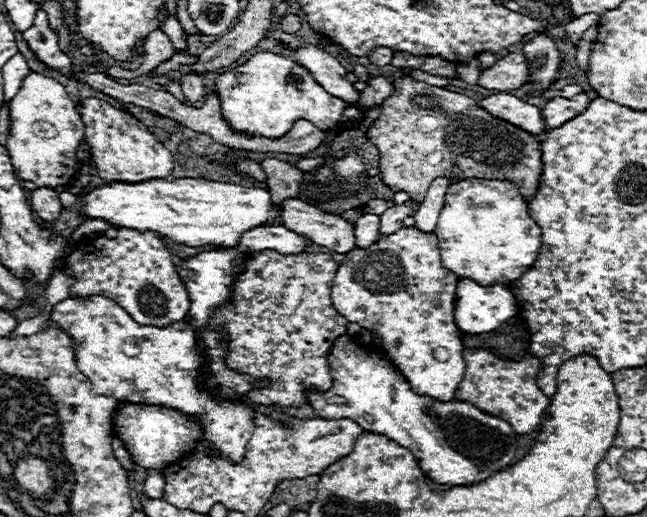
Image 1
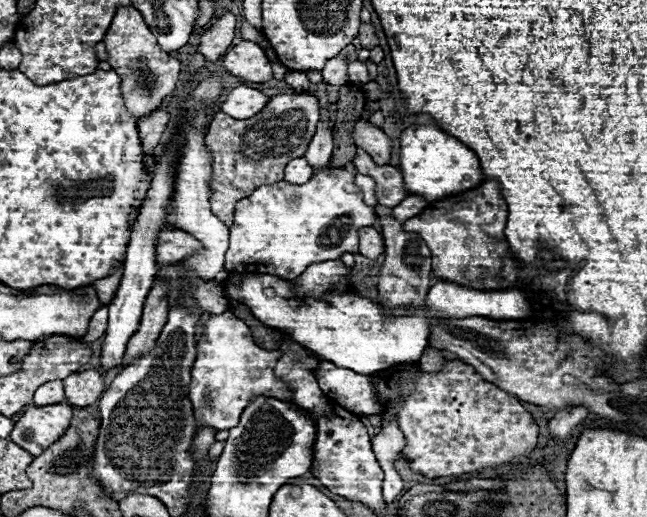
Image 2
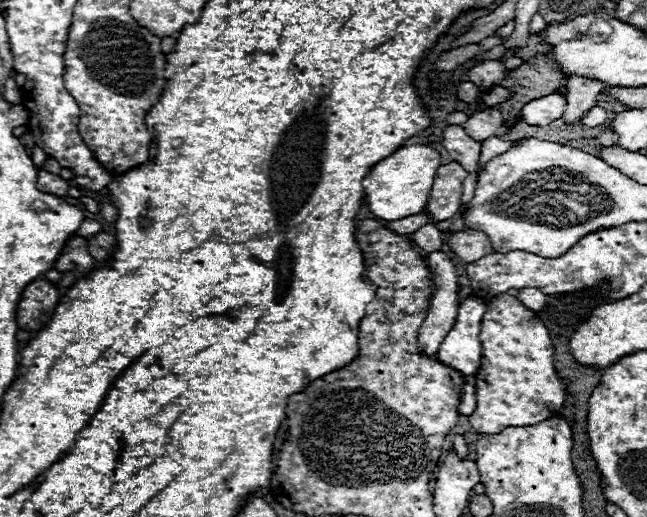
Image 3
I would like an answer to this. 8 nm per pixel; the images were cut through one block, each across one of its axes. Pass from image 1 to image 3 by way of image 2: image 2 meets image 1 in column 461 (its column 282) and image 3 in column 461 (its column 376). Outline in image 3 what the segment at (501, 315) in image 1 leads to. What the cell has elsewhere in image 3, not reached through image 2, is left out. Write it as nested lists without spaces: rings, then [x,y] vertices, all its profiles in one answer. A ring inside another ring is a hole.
[[[466,298],[458,306],[458,316],[452,332],[444,338],[438,348],[436,358],[464,376],[474,376],[480,368],[482,360],[482,344],[480,344],[480,322],[486,312],[486,304],[480,298]]]

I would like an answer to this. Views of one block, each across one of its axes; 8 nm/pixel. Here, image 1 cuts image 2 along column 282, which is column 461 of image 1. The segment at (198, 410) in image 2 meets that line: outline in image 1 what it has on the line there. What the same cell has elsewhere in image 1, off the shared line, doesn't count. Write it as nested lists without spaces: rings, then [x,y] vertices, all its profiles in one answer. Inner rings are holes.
[[[466,348],[464,360],[466,360],[466,376],[460,382],[460,388],[456,390],[456,400],[470,402],[482,412],[506,420],[518,434],[530,434],[538,428],[542,414],[550,404],[550,398],[536,384],[536,376],[542,368],[538,358],[526,356],[526,360],[508,362],[482,348],[478,350]]]

